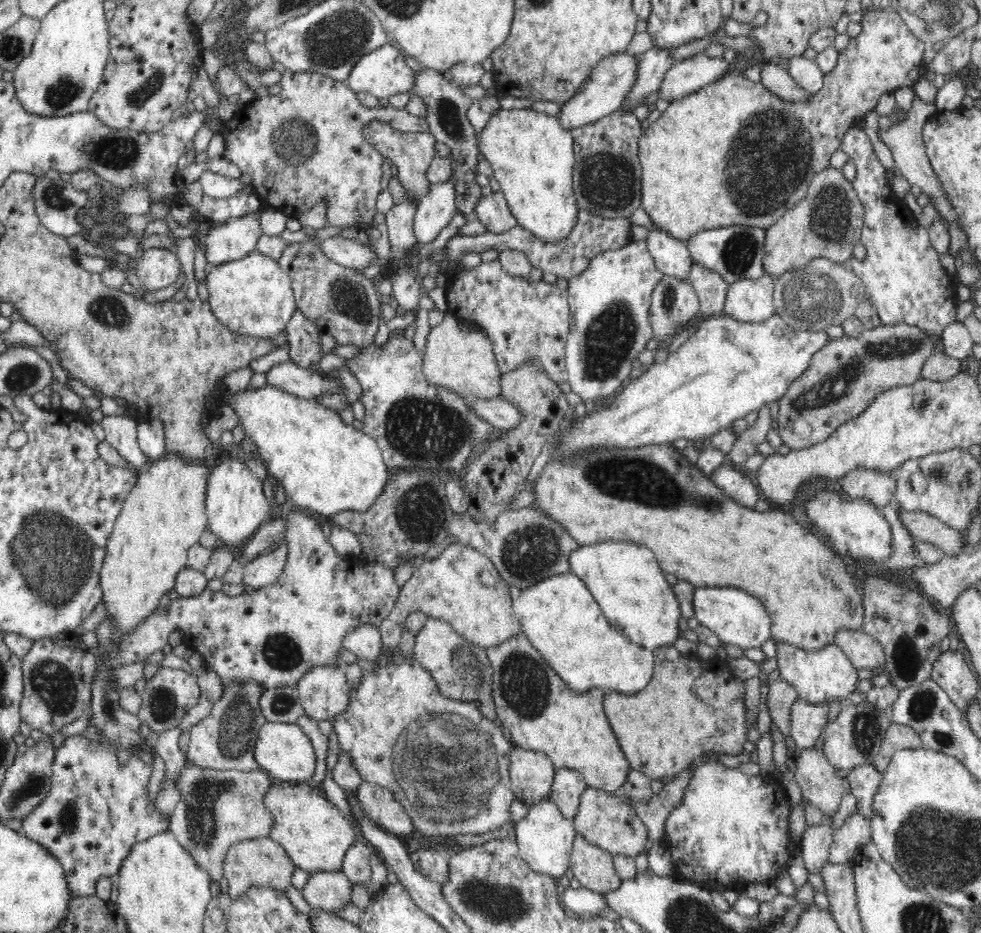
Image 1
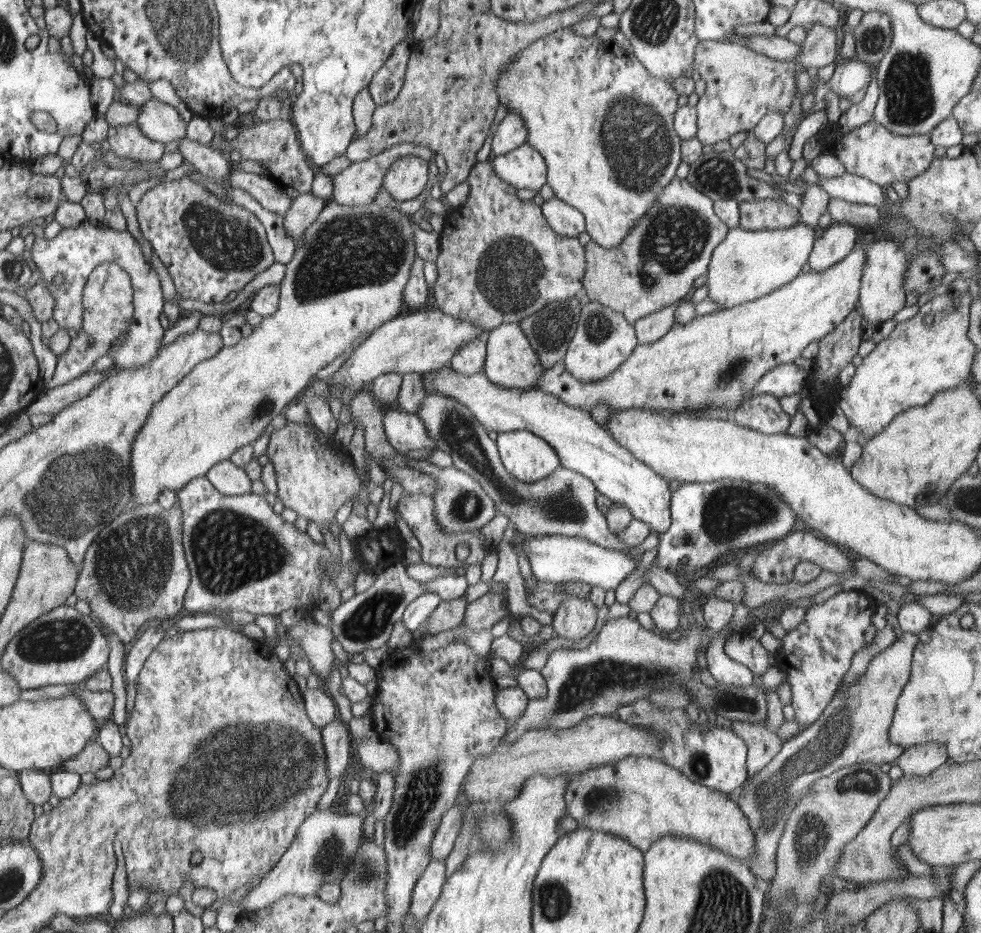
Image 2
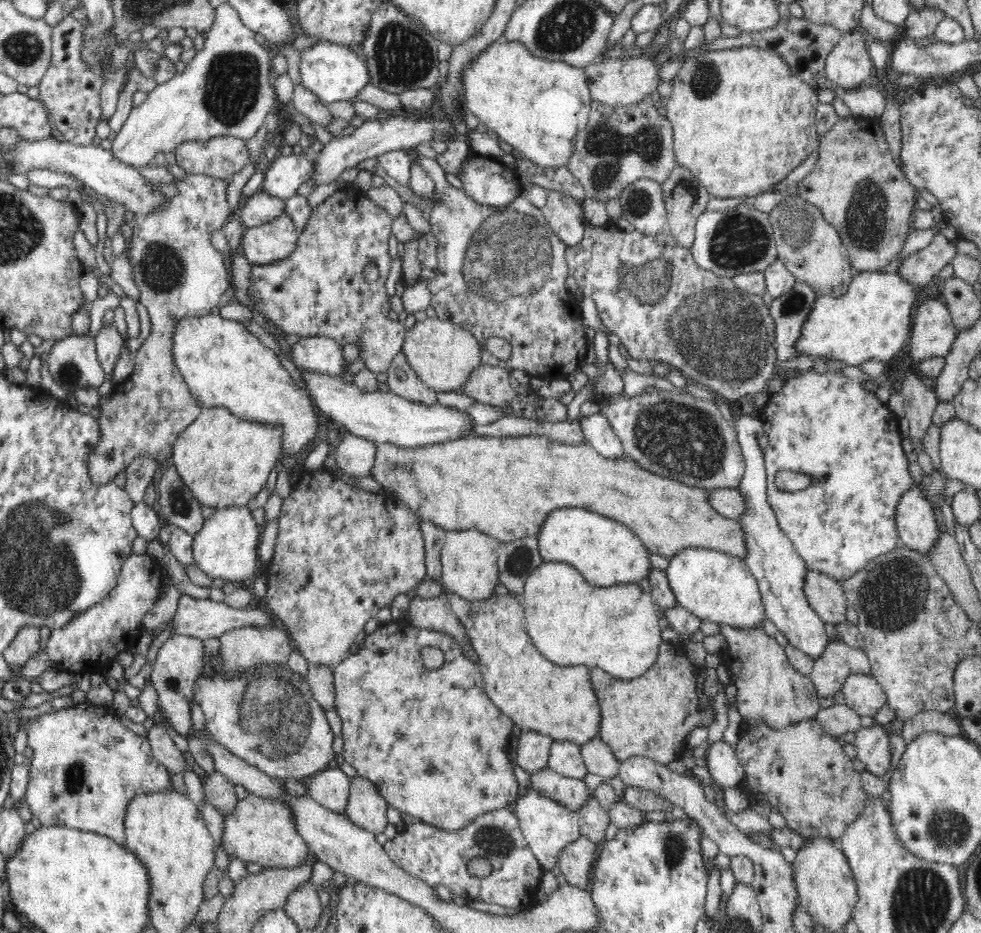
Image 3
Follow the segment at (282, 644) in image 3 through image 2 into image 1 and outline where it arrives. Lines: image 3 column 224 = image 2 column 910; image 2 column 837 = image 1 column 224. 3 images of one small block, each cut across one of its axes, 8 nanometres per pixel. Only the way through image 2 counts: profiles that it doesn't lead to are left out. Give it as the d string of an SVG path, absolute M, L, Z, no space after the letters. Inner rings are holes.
M257 682L226 686L220 700L212 707L211 714L188 730L190 746L185 759L198 768L243 772L259 770L255 758L255 744L259 731L267 724L258 706L258 699L263 692L264 688Z

